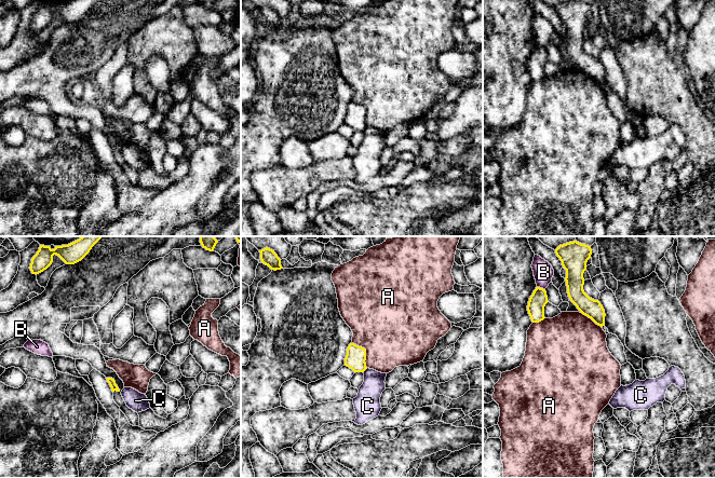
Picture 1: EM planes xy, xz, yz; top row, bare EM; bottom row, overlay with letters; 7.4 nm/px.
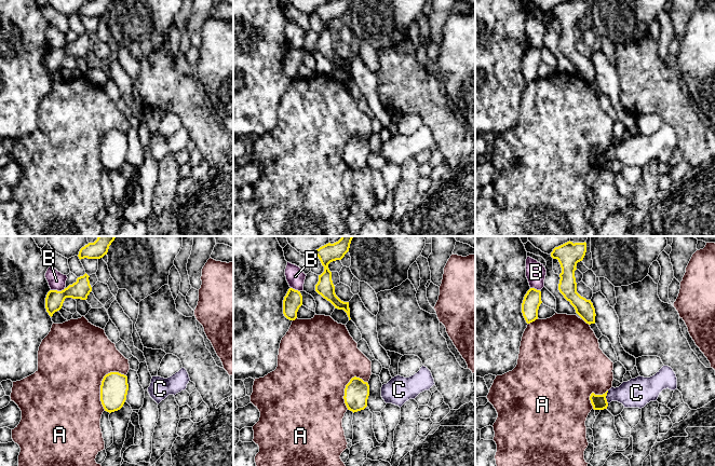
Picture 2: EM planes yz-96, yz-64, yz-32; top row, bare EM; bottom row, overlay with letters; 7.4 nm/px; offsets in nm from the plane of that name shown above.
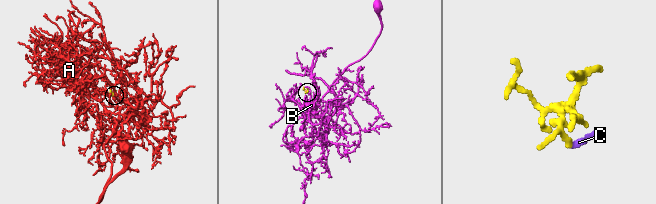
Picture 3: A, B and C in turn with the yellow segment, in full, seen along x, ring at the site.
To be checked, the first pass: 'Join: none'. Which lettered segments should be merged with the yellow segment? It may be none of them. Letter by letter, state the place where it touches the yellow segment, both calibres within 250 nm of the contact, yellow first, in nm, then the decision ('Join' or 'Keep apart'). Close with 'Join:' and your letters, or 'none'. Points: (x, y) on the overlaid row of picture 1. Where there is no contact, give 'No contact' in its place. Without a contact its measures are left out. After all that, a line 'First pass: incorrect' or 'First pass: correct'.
A: Touches yellow at xz (365, 352). Thickness 150 nm (yellow) against 480 nm. Keep apart
B: Touches yellow at yz (541, 288). Thickness 130 nm (yellow) against 150 nm. Keep apart
C: Touches yellow at xz (365, 369). Thickness 150 nm (yellow) against 190 nm. Keep apart
Join: none
First pass: correct

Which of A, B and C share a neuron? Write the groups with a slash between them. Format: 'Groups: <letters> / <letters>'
Groups: A / B / C

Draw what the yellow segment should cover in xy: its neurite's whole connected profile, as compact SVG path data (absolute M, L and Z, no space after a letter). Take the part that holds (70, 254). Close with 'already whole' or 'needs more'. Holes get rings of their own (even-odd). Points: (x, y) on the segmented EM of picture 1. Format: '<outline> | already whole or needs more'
M81 236L68 245L55 246L54 249L40 245L39 250L31 259L29 269L36 275L43 272L52 264L54 255L58 256L66 264L75 264L81 261L102 237Z | already whole

